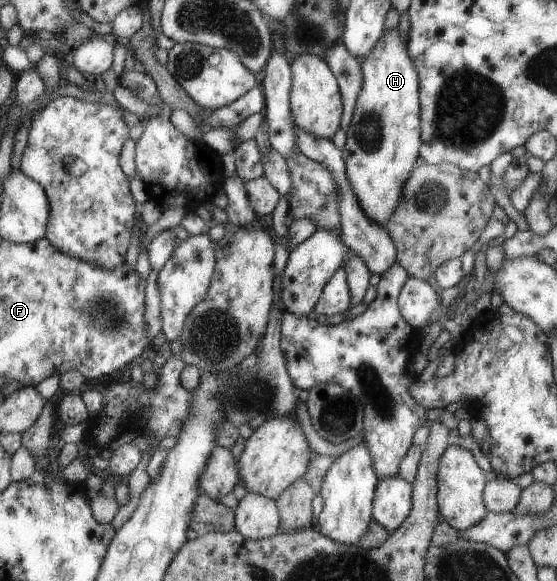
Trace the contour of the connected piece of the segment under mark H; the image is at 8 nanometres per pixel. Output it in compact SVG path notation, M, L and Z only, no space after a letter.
M384 29L376 47L362 62L364 85L347 133L343 155L350 183L368 217L383 225L397 208L405 182L414 170L420 145L418 73L402 29Z

